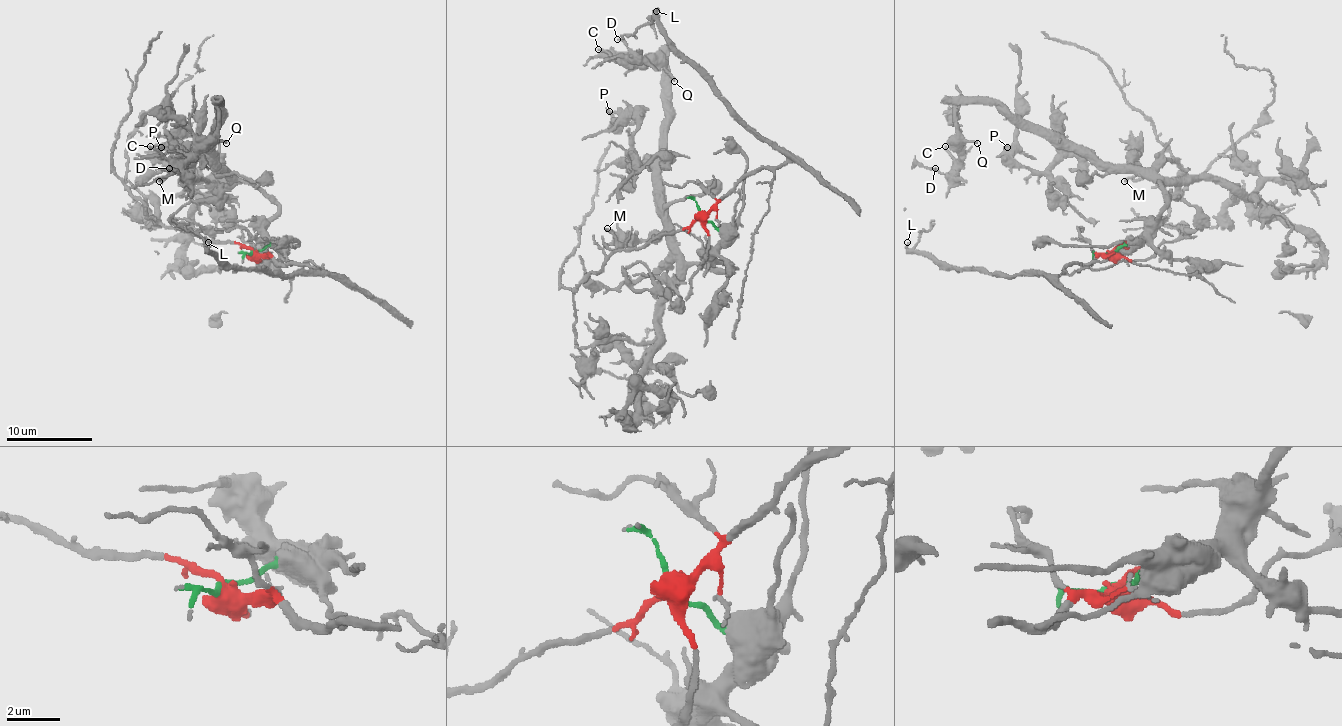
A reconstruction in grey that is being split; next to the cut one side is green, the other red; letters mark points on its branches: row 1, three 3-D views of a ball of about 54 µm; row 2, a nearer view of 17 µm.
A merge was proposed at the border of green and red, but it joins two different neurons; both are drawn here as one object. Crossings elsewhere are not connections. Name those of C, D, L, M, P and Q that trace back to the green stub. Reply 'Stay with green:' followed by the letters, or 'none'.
Stay with green: C, D, M, P, Q

